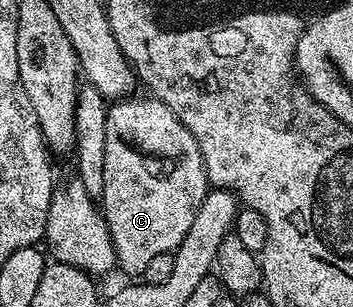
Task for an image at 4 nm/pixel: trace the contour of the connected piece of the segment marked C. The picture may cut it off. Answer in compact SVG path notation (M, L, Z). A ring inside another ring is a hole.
M123 97L109 104L106 112L107 139L104 141L104 191L100 210L106 219L108 233L112 237L114 252L118 258L116 267L126 275L140 277L145 267L160 253L178 250L184 233L192 225L195 210L204 201L208 184L204 161L200 149L184 129L184 125L164 105L164 101L153 97Z

